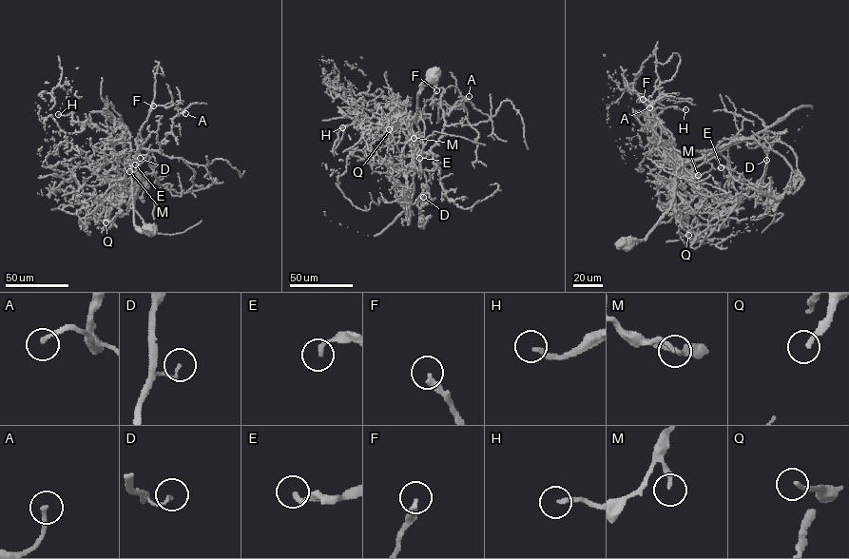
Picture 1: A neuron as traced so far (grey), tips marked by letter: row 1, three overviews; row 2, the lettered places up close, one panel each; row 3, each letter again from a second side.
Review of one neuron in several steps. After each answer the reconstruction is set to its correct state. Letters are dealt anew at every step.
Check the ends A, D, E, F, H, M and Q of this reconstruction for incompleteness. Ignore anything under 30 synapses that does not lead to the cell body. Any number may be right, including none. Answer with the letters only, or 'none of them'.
F, H, Q

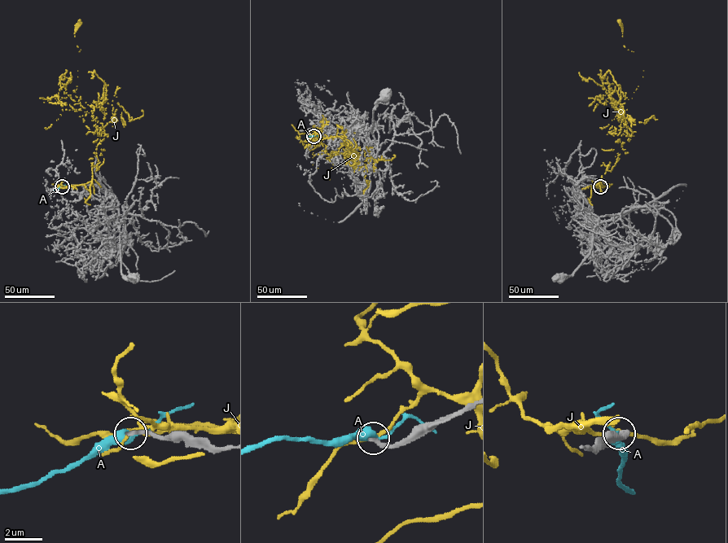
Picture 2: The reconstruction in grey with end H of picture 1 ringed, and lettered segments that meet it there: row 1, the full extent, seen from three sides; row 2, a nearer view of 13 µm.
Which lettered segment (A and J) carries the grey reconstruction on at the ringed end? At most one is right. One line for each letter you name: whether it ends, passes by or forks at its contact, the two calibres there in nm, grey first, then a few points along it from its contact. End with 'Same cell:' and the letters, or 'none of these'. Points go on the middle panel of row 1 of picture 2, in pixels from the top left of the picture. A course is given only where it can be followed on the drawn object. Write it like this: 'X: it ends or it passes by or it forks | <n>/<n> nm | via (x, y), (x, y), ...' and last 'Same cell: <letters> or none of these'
A: it passes by | 240/380 nm
Same cell: A

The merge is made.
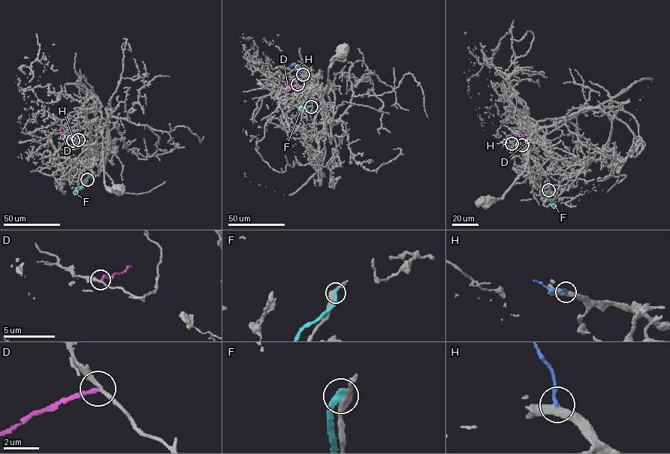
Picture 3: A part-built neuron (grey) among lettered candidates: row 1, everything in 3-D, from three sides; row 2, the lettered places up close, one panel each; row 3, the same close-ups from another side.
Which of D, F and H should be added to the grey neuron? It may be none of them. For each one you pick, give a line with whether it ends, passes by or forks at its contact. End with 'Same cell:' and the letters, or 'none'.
Same cell: none

